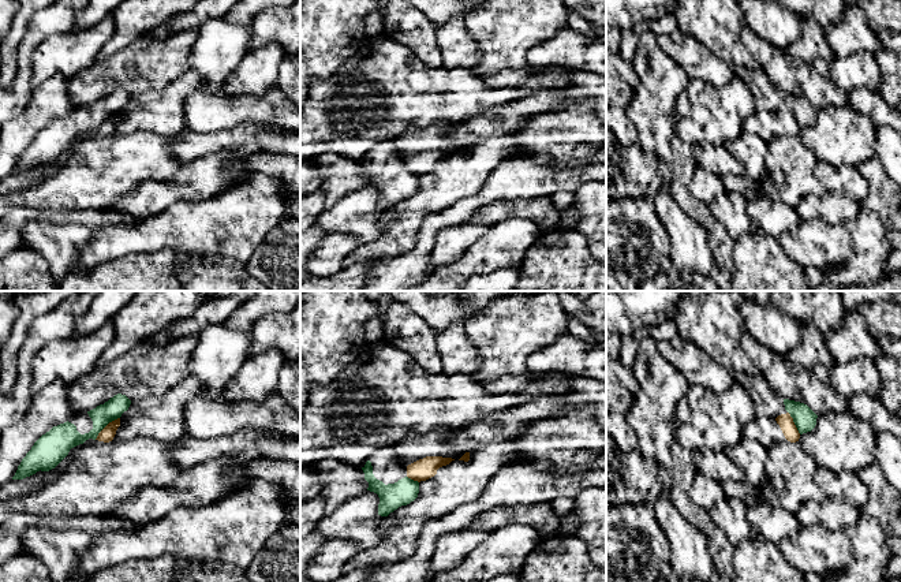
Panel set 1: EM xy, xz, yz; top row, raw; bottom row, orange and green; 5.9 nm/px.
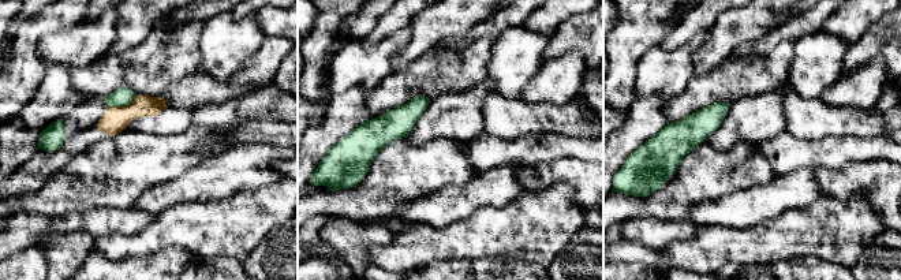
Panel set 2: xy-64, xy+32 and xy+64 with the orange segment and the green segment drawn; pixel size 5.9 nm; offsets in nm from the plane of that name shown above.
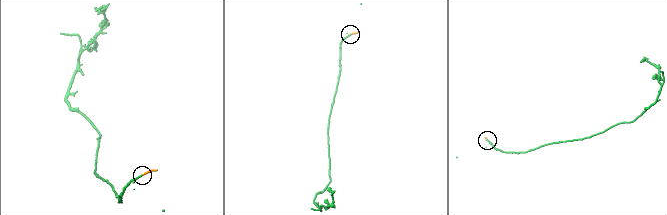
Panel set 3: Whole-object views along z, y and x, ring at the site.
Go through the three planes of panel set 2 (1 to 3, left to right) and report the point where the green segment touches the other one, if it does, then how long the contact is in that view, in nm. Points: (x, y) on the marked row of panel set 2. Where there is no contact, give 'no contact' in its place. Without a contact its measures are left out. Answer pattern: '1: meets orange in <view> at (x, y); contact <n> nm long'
1: meets orange in xy-64 at (122, 107); contact 190 nm long
2: no contact
3: no contact

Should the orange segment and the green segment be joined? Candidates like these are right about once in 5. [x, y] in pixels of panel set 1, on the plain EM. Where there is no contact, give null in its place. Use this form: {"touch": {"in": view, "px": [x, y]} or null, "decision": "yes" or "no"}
{"touch": {"in": "xy", "px": [105, 120]}, "decision": "no"}

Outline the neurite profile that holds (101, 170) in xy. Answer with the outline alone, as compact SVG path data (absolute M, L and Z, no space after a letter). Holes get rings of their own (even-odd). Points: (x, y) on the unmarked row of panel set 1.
M135 131L123 137L93 137L78 143L67 163L41 184L0 195L0 220L18 208L67 212L102 209L147 180L165 180L183 167L172 156L172 135Z

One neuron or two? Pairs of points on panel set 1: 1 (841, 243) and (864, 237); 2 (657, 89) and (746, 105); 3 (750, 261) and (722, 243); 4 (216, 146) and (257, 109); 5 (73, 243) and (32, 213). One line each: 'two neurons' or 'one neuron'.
1: two neurons
2: two neurons
3: two neurons
4: two neurons
5: two neurons

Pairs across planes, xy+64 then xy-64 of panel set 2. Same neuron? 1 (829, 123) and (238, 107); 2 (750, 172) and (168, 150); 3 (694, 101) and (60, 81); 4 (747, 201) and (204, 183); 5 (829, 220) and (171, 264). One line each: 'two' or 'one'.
1: one
2: one
3: two
4: one
5: two

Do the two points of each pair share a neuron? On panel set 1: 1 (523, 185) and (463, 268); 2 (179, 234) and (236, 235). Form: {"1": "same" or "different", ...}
{"1": "different", "2": "same"}

